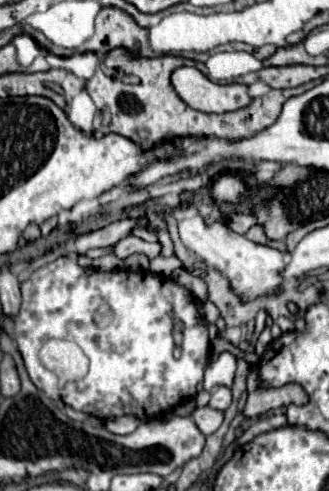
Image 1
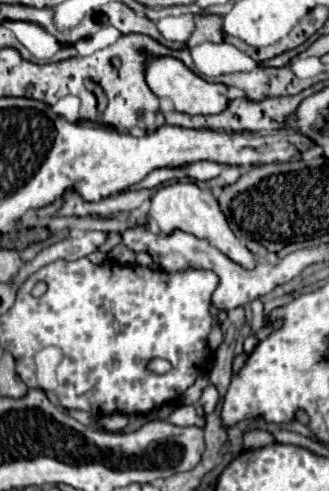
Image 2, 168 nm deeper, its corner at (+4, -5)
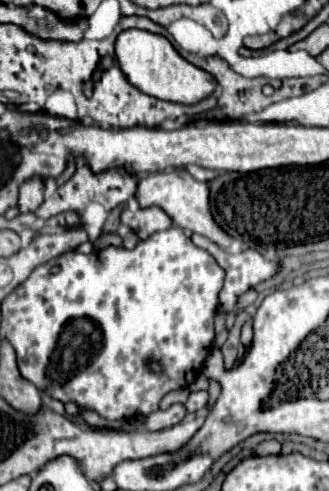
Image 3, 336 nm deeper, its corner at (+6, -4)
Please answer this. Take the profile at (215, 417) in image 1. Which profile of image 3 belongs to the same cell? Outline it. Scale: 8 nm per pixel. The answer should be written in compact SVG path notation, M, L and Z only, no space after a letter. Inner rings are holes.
M176 403L172 407L168 407L166 411L154 411L152 415L148 415L144 419L144 429L148 431L160 431L160 429L168 429L168 427L174 427L178 425L184 415L186 415L186 407L182 403Z

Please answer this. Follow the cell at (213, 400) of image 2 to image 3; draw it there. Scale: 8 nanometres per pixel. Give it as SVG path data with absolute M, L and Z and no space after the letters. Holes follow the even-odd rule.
M194 391L194 393L190 393L190 397L186 401L188 413L194 413L194 411L206 407L206 403L208 403L208 391Z

